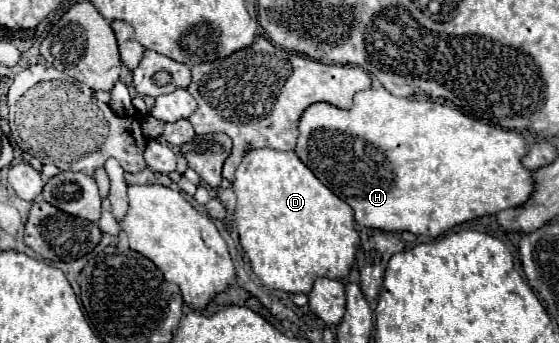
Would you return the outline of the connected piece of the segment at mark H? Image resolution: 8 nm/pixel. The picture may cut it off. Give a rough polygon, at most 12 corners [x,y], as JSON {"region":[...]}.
{"region":[[314,103],[296,155],[358,225],[440,237],[534,193],[449,103]]}

